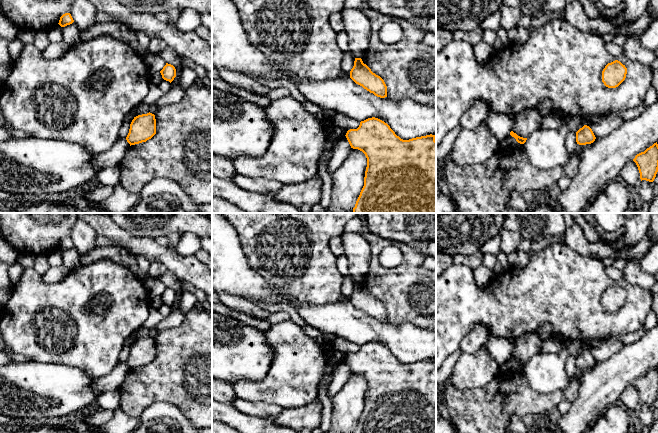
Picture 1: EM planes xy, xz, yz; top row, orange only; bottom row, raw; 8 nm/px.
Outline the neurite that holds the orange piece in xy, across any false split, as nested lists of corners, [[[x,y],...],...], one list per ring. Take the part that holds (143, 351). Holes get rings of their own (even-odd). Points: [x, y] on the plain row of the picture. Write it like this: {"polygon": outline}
{"polygon": [[[152,337],[142,338],[134,341],[130,348],[129,357],[126,361],[131,369],[146,366],[156,358],[156,343]]]}

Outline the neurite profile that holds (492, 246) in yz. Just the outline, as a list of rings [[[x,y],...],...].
[[[496,235],[490,238],[482,247],[481,252],[483,254],[498,255],[501,252],[500,249],[500,236]]]

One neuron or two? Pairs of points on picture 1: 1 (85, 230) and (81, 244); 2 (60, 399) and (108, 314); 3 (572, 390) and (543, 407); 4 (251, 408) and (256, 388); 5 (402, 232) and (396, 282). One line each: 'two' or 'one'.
1: one
2: two
3: one
4: two
5: two

